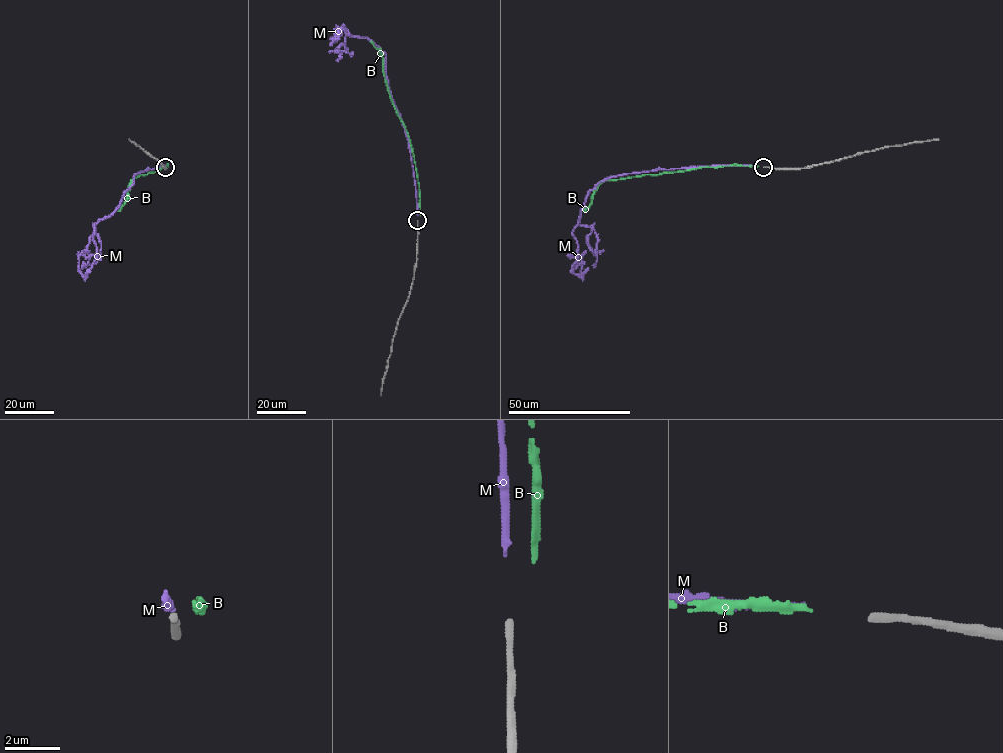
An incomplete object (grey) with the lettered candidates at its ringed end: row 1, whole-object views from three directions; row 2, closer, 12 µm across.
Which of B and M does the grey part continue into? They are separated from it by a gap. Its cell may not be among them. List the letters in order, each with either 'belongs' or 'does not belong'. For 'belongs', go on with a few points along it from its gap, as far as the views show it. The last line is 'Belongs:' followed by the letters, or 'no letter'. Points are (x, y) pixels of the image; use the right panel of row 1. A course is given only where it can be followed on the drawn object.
B: does not belong
M: belongs; it runs (758, 165), (658, 169), (608, 176), (588, 192), (572, 231), (578, 247), (572, 271), (578, 275), (585, 250)
Belongs: M

